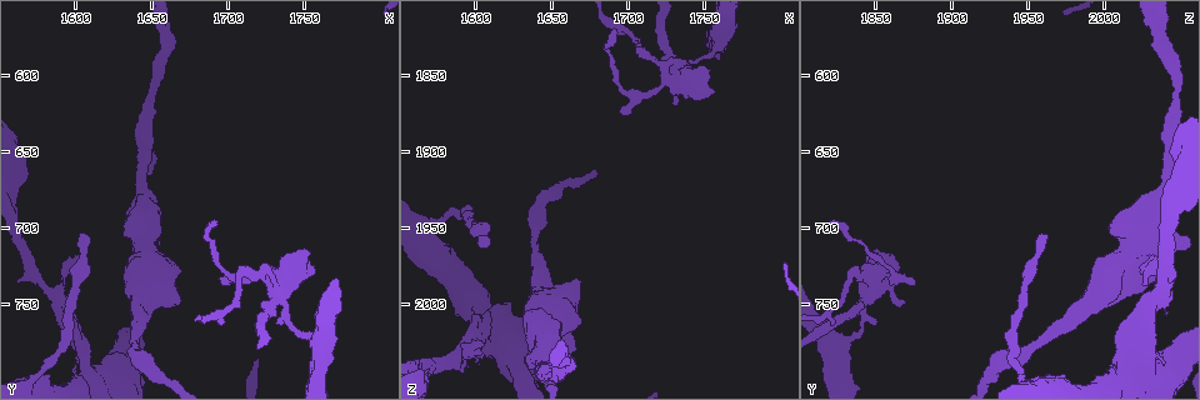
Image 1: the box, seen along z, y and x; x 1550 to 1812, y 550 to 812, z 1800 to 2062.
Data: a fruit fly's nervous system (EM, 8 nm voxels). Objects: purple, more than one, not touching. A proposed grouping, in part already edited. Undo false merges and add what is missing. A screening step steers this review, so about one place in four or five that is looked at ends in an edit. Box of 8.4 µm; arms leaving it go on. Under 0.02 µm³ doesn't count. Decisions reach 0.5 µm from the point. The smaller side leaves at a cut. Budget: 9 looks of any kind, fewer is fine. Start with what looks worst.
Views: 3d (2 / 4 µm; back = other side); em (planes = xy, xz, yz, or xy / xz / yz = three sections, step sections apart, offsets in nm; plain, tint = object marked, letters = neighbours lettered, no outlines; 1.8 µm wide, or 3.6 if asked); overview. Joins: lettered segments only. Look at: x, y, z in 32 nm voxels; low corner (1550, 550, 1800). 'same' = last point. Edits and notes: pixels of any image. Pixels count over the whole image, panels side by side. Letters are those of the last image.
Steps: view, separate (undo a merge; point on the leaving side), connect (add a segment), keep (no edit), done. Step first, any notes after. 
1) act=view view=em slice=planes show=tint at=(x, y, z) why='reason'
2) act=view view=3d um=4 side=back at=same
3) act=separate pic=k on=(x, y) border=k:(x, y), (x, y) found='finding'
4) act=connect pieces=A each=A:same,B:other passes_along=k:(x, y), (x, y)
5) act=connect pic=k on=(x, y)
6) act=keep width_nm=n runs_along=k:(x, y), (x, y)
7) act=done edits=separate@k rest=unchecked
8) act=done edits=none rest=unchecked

act=view view=em um=3.6 slice=planes show=tint at=(1734, 740, 1846) why='four arms meet'

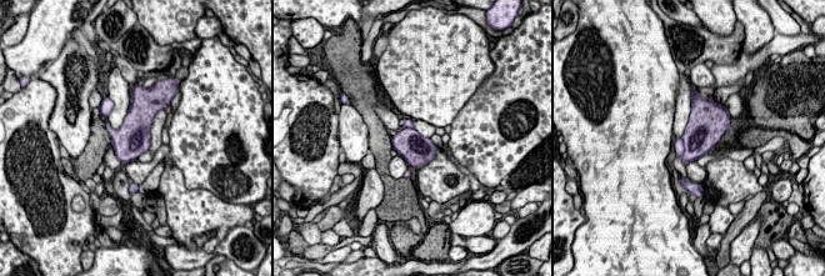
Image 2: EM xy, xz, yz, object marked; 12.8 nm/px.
act=view view=em um=3.6 slice=planes show=letters at=same

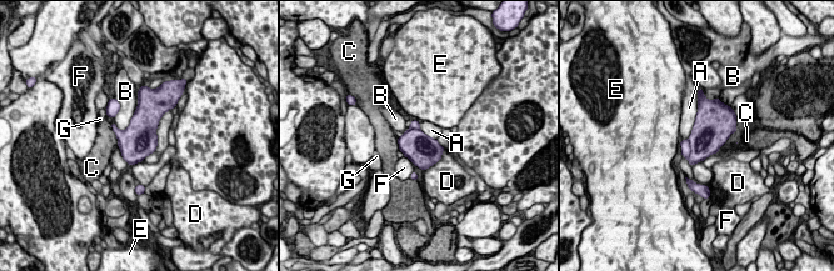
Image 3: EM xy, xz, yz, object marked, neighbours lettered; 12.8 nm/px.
act=separate pic=3 on=(704, 140) width_nm=400 each=A:other,B:other,C:other,D:other,E:other,F:other,G:other border=3:(688, 140), (689, 159) found='a second neuron is stuck on'

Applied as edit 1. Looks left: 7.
act=view view=overview

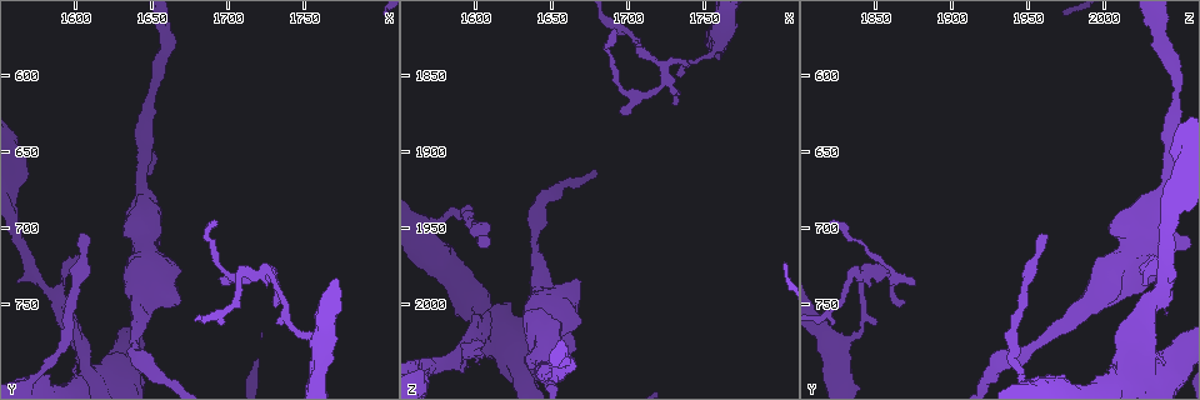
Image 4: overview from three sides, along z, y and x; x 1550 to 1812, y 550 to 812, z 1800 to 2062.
act=view view=3d um=2 at=(1602, 718, 2028) why='free end'

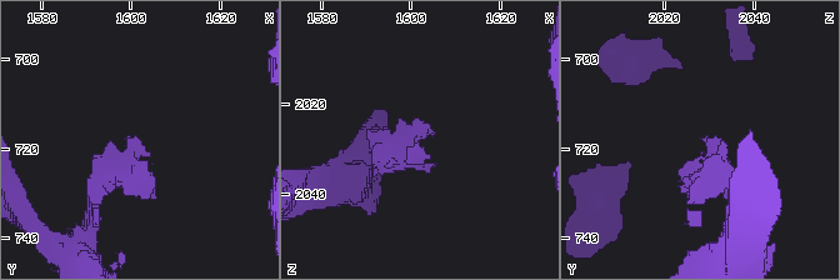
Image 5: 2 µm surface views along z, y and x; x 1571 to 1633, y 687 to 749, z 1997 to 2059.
act=view view=em slice=xy step=8 show=letters at=(1601, 717, 2029)

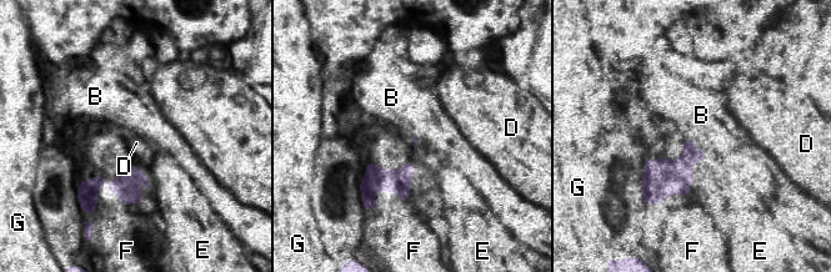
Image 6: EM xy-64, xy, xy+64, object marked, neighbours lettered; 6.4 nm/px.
act=keep each=B:other,D:other,E:other,F:other,G:other border=6:(133, 161), (146, 185), (126, 204) found='none of them fits'

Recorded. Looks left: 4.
act=view view=3d um=4 at=(1642, 664, 2042) why='two arms in line, one across'

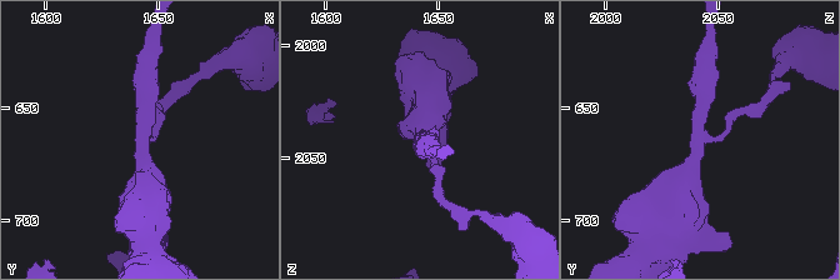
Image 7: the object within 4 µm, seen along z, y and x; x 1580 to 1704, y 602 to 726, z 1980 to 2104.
act=view view=em slice=planes show=tint at=(1645, 664, 2040)

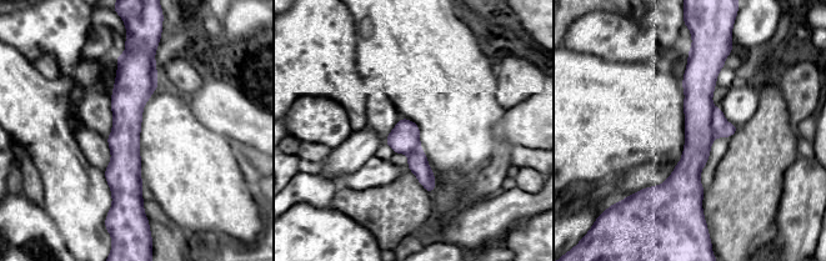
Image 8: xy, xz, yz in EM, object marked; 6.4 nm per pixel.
act=view view=em slice=planes show=letters at=same why='what lies round it'

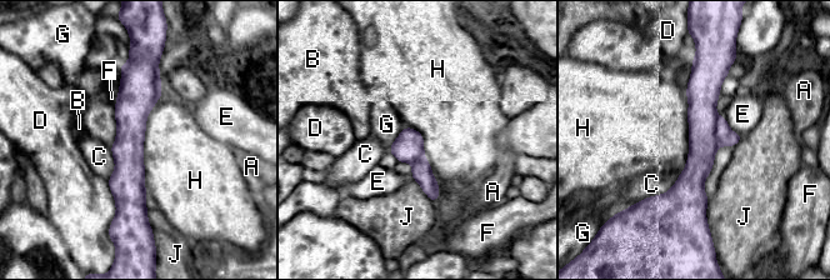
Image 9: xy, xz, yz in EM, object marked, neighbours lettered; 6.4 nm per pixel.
act=separate pic=9 on=(725, 136) longest_contact=H:650nm each=A:other,B:other,C:other,D:other,E:other,F:other,G:other,H:other,J:other border=9:(719, 118), (716, 123), (718, 145) found='a second neuron is stuck on'

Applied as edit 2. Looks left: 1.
act=done edits=separate@3,separate@9 rest=unchecked

